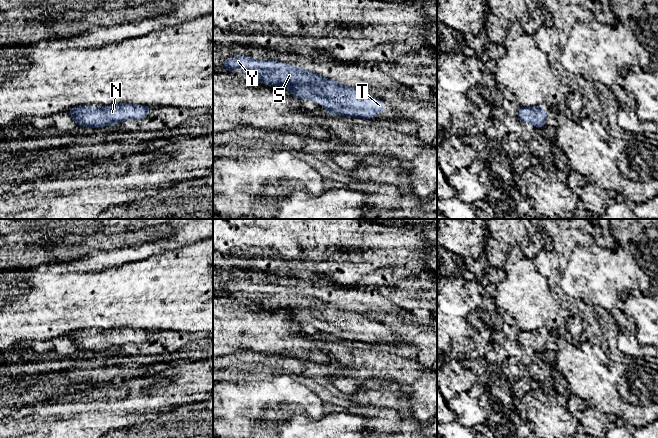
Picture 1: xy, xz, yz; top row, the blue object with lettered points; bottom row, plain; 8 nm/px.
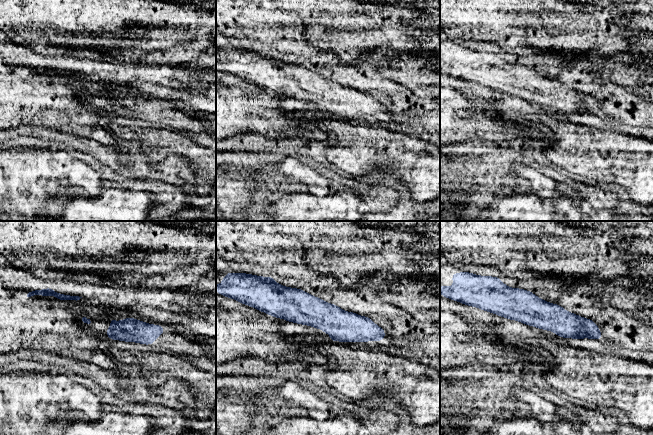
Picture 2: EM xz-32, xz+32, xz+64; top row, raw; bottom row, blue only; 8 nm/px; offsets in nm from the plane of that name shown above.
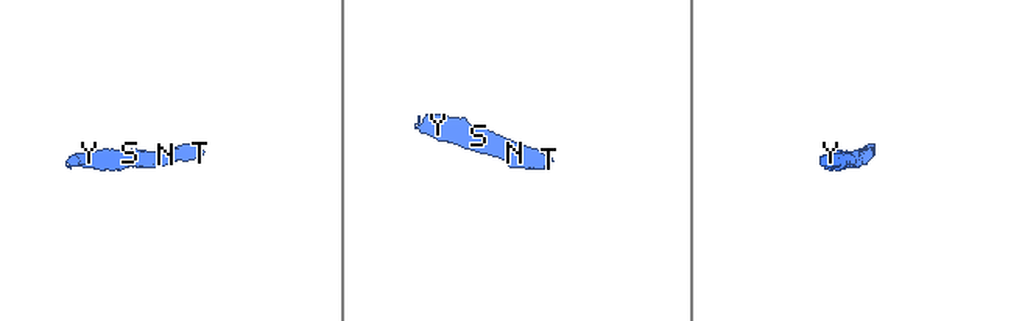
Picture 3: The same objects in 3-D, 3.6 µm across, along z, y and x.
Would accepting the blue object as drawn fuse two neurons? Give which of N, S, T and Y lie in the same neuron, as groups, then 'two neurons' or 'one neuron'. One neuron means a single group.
groups N S T Y; one neuron

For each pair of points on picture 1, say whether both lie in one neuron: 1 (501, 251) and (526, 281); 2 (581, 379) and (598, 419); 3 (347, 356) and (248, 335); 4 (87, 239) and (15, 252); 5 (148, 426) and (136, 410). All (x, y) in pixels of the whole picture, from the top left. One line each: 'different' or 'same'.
1: different
2: different
3: different
4: same
5: different

